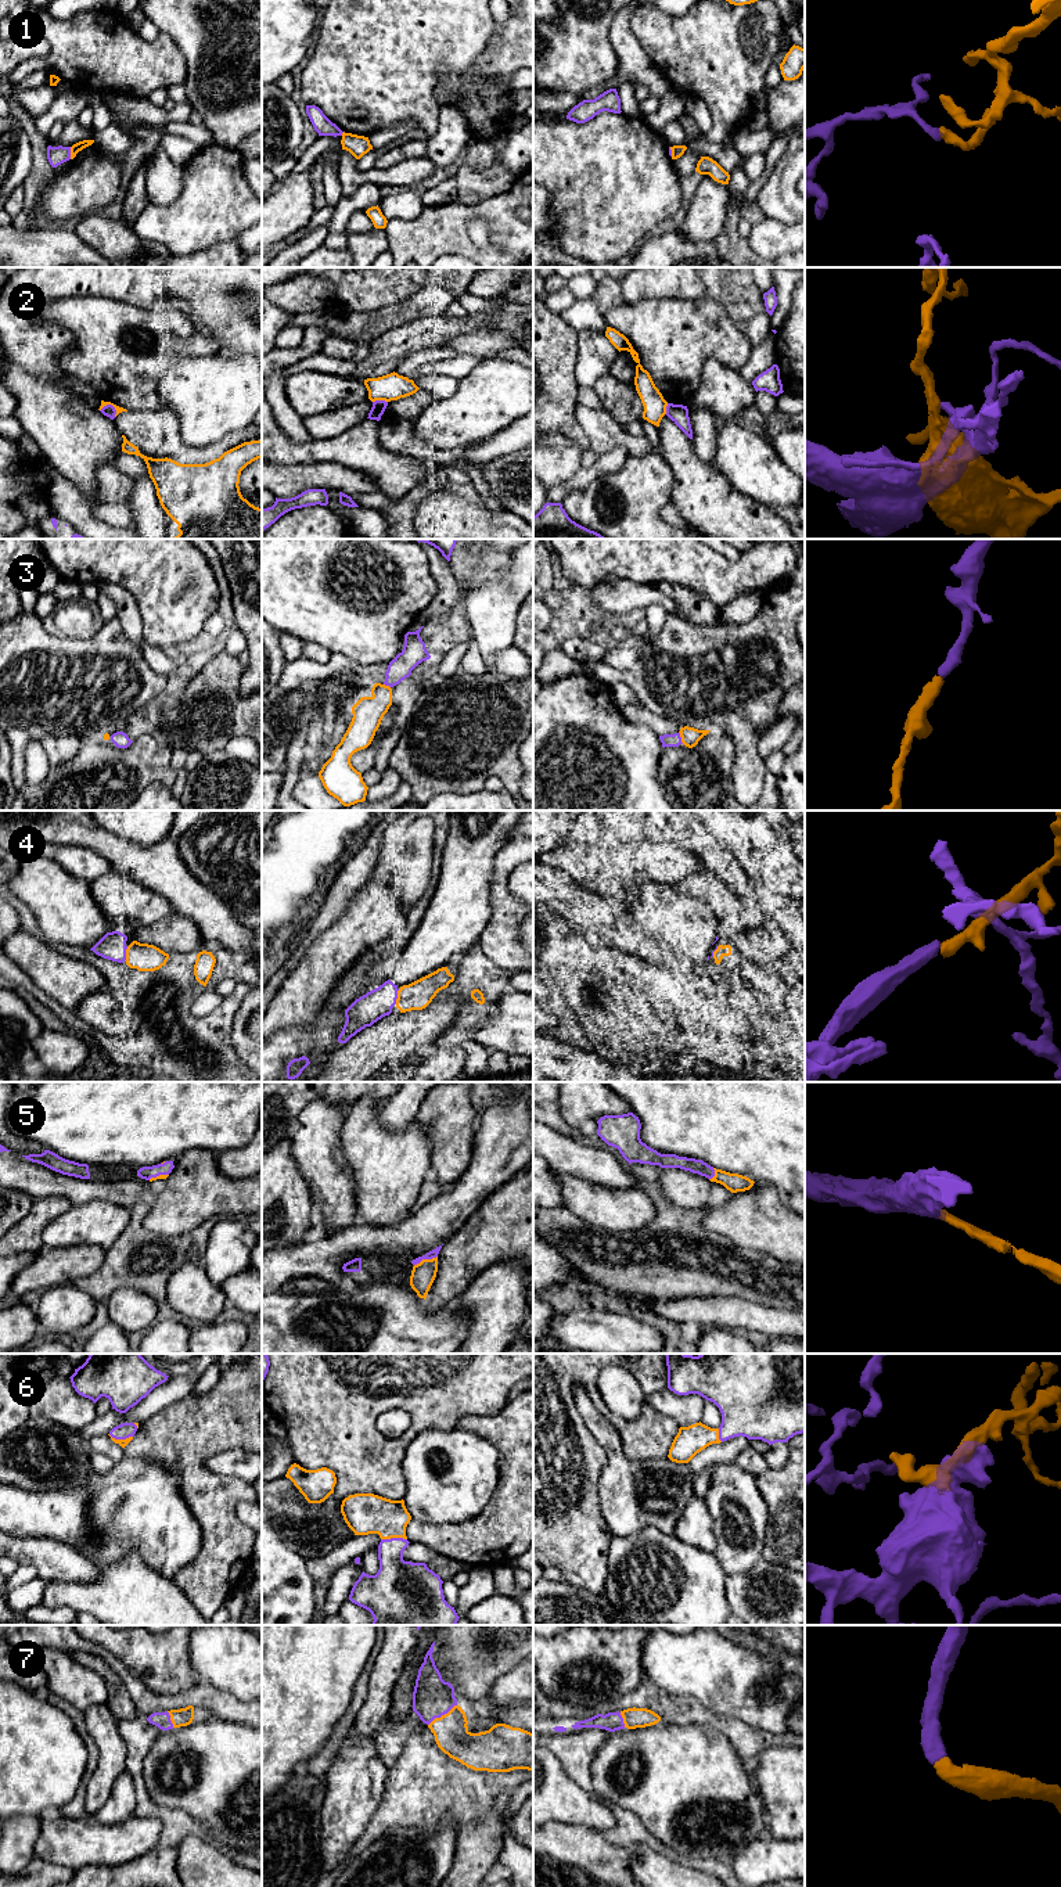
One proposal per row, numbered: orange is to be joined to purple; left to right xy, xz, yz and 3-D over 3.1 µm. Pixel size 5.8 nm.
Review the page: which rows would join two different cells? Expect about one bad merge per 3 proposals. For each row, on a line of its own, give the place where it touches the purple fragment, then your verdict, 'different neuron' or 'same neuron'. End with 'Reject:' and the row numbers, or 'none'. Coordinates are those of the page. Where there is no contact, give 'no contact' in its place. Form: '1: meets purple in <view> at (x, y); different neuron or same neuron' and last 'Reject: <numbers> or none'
1: meets purple in xy at (69, 153); different neuron
2: meets purple in xy at (110, 405); same neuron
3: meets purple in yz at (680, 737); same neuron
4: meets purple in xz at (396, 996); same neuron
5: meets purple in xz at (425, 1258); same neuron
6: meets purple in xz at (394, 1538); same neuron
7: meets purple in xz at (442, 1714); same neuron
Reject: 1

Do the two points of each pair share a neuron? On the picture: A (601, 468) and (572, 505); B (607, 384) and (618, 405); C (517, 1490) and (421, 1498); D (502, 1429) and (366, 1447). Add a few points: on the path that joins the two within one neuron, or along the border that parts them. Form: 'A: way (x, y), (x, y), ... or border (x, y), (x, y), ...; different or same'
A: border (617, 471), (571, 491), (561, 503); different
B: way (608, 390), (618, 399); same
C: border (499, 1460), (497, 1487), (486, 1505), (473, 1517); different
D: border (507, 1401), (493, 1415), (464, 1415), (455, 1426); different

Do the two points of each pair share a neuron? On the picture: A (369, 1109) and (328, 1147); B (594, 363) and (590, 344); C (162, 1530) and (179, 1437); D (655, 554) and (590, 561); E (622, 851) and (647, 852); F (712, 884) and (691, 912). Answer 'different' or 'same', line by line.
A: different
B: same
C: different
D: same
E: different
F: different

